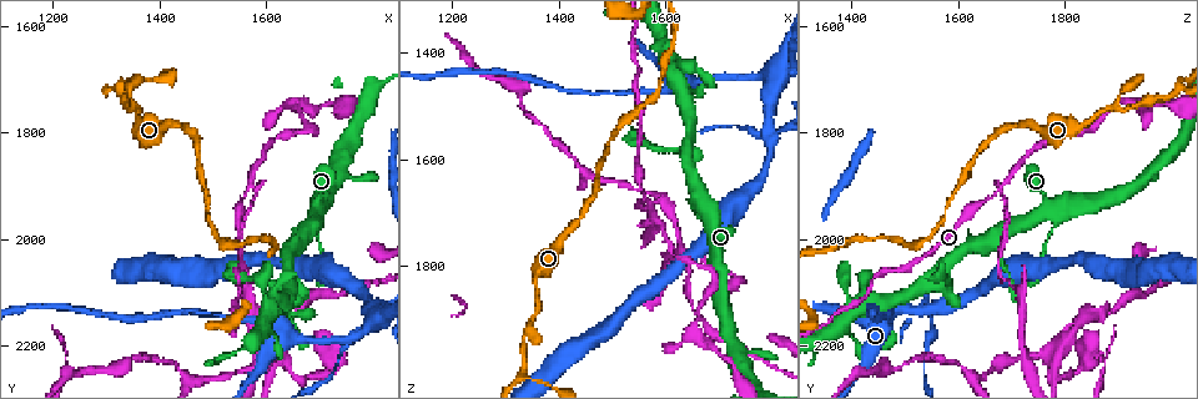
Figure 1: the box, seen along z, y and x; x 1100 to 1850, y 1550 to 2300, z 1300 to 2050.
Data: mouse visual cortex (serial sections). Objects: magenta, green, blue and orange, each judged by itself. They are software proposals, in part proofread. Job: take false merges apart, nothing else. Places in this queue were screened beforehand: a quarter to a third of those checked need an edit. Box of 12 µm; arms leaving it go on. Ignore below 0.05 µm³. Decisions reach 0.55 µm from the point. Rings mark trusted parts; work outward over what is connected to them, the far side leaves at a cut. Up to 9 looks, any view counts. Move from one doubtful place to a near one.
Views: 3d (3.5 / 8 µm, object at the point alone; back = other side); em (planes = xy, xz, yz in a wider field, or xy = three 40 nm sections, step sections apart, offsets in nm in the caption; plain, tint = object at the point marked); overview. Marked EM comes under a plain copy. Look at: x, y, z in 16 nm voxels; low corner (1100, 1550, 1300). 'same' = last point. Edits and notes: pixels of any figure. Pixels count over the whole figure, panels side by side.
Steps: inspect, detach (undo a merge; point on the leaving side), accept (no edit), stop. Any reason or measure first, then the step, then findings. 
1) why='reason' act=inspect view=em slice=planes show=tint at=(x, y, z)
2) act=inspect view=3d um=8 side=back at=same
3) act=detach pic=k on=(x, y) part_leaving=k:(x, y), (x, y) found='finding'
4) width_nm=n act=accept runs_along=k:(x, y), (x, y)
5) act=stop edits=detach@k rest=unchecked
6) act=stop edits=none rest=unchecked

why='four or more arms meet' act=inspect view=3d um=3.5 at=(1605, 2120, 1395)

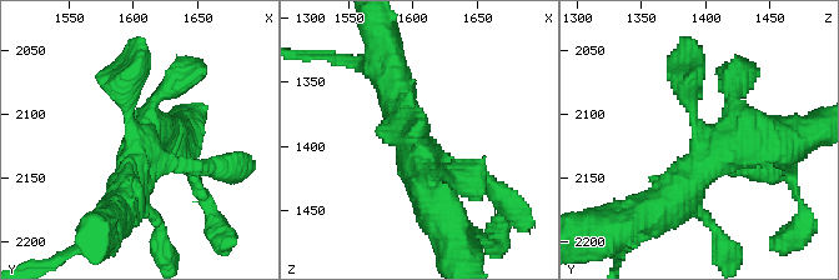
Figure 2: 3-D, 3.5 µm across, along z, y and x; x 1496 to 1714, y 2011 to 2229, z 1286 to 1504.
why='need the tissue' act=inspect view=em slice=planes show=tint at=(1600, 2114, 1398)

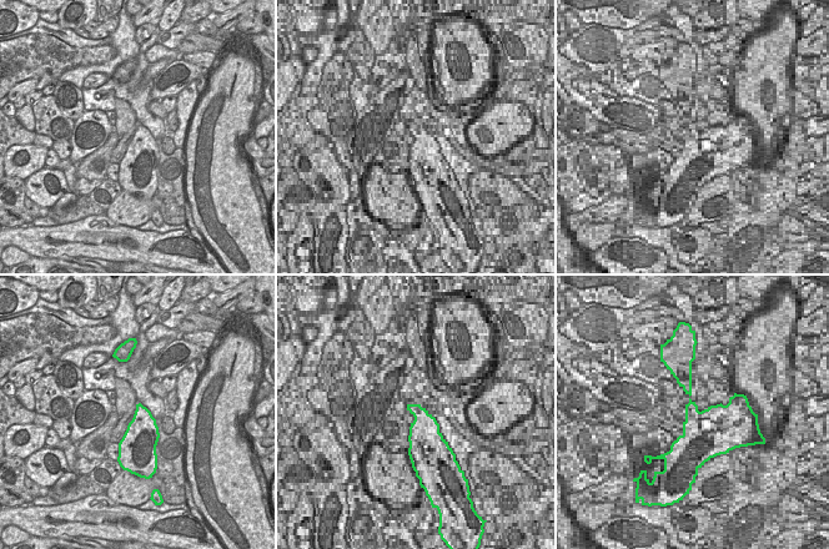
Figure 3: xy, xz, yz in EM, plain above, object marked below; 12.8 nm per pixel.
width_nm=420 act=accept runs_along=2:(787, 138), (729, 141), (659, 206) found='all the same cell'

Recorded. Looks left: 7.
why='three-way junction' act=inspect view=3d um=3.5 at=(1350, 1750, 1895)

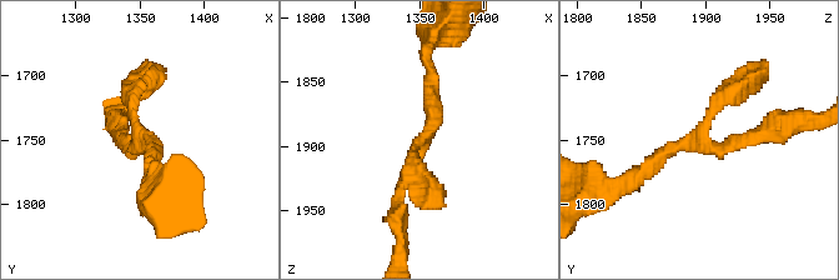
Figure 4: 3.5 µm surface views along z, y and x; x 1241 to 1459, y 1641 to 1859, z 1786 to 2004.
why='now the EM' act=inspect view=em slice=xy step=5 show=tint at=(1354, 1752, 1894)

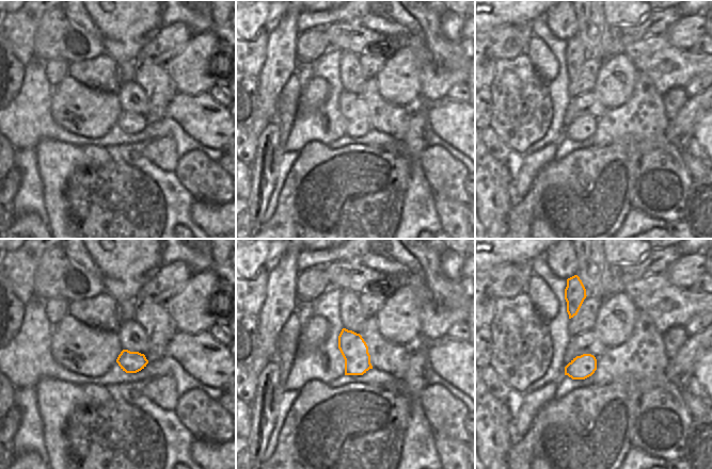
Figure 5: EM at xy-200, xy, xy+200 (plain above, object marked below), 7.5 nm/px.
width_nm=200 act=accept runs_along=4:(629, 181), (681, 143), (735, 146), (768, 131) found='all the same cell'

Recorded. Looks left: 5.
why='three arms meet' act=inspect view=em slice=xy step=1 show=tint at=(1330, 1725, 2010)

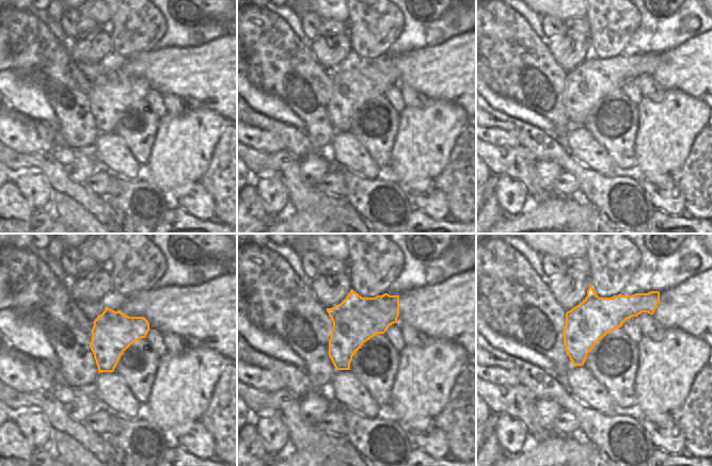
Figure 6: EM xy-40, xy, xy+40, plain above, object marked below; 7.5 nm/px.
why='wider look' act=inspect view=3d um=3.5 at=same

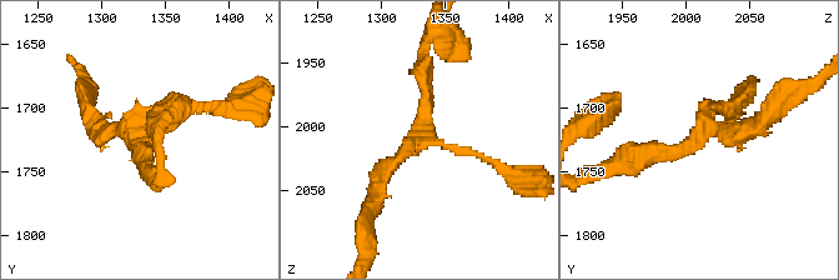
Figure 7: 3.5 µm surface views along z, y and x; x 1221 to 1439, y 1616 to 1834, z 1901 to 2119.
arm_widths_nm=150,200,200 act=accept runs_along=7:(422, 61), (418, 138), (483, 158) found='one cell here'

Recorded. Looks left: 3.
why='two arms in line, one across' act=inspect view=3d um=8 at=(1560, 1910, 1680)

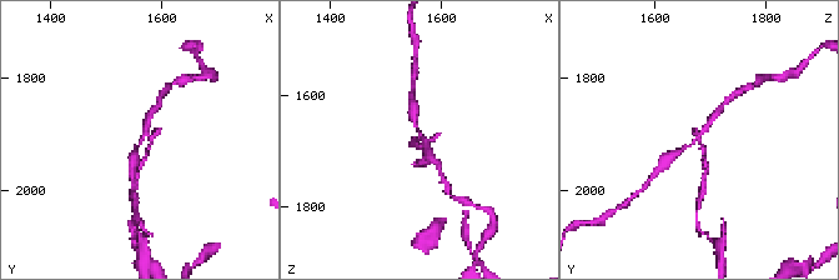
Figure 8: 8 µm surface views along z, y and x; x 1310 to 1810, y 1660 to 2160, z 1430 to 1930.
act=inspect view=3d um=3.5 at=(1565, 1905, 1675)

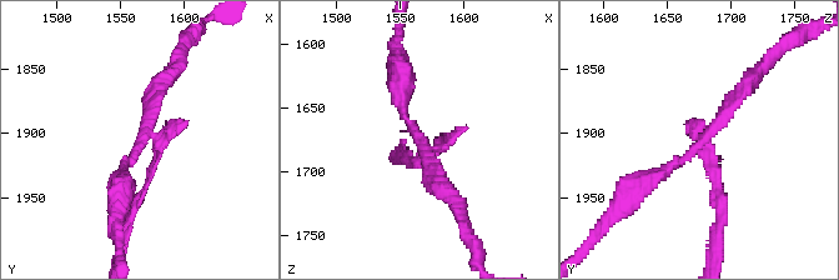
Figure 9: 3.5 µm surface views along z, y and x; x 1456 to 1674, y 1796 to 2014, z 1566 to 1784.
why='now the EM' act=inspect view=em slice=xy step=5 show=tint at=(1566, 1904, 1680)

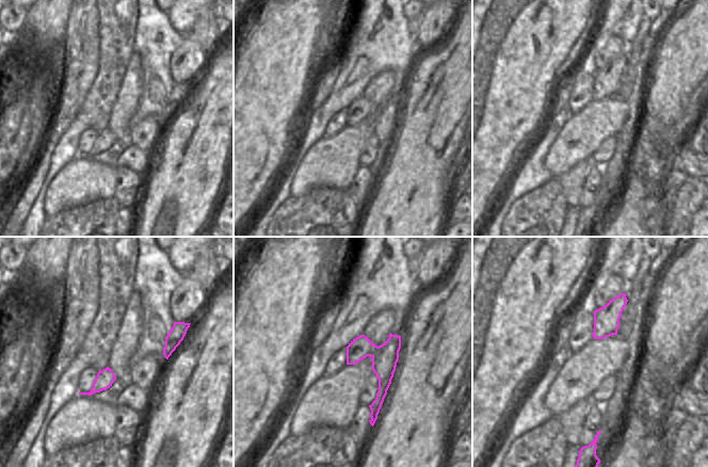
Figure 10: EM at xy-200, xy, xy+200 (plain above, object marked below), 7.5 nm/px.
act=detach pic=9 on=(717, 183) part_leaving=9:(707, 144), (723, 198), (717, 251) found='a second cell is stuck on'

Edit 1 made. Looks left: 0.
act=stop edits=detach@9 rest=unchecked

